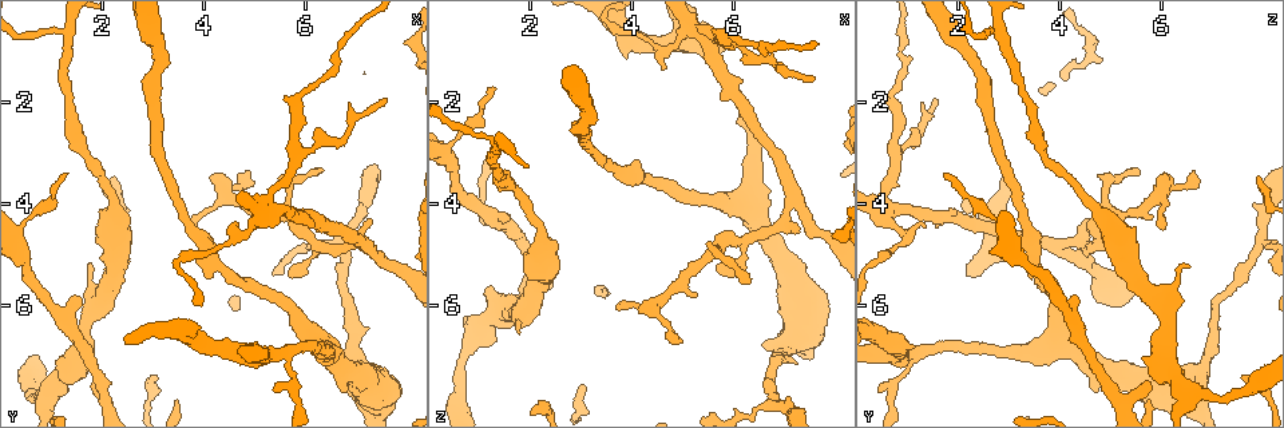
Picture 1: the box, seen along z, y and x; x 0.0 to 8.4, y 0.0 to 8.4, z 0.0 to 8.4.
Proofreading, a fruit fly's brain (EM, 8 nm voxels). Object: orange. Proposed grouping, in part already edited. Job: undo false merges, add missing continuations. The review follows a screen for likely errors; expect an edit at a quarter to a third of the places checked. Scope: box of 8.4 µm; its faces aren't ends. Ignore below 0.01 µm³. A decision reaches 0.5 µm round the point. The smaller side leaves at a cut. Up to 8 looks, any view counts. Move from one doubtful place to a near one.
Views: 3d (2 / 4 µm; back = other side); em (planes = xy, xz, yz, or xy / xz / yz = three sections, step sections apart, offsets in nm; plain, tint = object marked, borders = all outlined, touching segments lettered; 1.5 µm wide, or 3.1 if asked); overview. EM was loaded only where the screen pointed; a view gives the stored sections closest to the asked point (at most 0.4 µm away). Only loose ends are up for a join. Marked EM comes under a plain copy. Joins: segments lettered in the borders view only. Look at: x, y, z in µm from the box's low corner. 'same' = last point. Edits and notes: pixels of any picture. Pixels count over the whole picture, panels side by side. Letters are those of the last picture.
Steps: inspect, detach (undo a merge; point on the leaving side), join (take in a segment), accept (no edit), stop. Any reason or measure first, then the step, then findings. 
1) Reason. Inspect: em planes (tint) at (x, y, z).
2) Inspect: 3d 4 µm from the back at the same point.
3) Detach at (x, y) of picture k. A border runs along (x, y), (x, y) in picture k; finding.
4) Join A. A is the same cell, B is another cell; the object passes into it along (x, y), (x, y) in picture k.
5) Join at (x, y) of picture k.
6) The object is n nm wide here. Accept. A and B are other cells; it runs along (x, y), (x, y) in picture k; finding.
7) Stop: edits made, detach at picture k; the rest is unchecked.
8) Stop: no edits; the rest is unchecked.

Sharp bend. Inspect: em xz step 8 (tint) at (5.30, 4.15, 0.65).

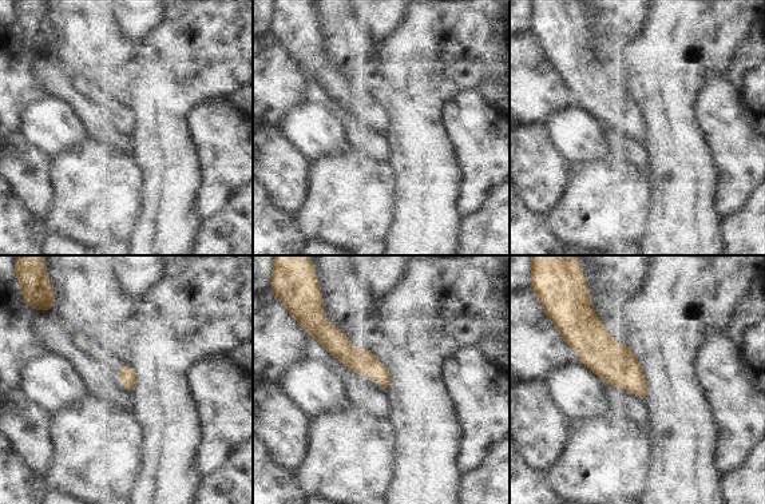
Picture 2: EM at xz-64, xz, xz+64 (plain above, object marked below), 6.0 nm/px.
Inspect: em planes (tint) at the same point.

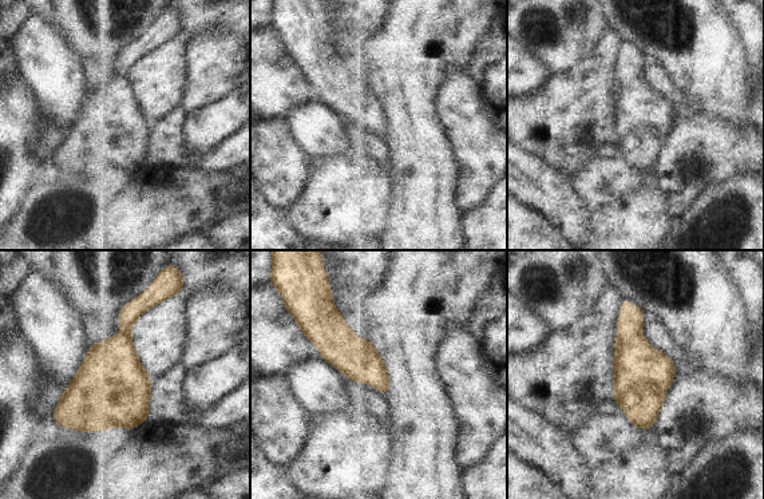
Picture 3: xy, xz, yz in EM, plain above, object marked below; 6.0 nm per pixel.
See the neighbours. Inspect: em planes (borders) at the same point.

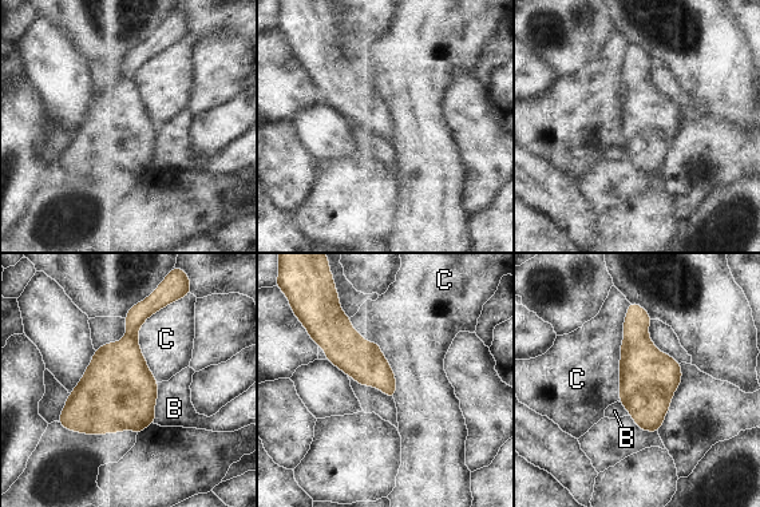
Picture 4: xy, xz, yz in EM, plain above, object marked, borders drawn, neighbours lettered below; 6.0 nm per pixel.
Accept. B and C are other cells; all the same neuron.

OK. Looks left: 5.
An open end. Inspect: 3d 2 µm at (5.70, 5.40, 5.20).

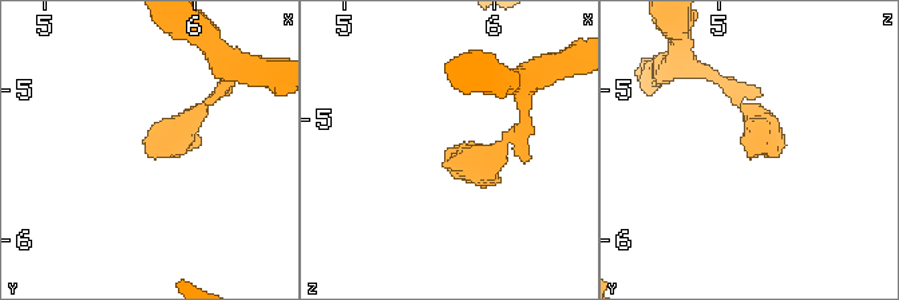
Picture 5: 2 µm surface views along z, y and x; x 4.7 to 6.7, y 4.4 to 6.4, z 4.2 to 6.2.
Inspect: em planes (borders) at (5.70, 5.44, 5.20).

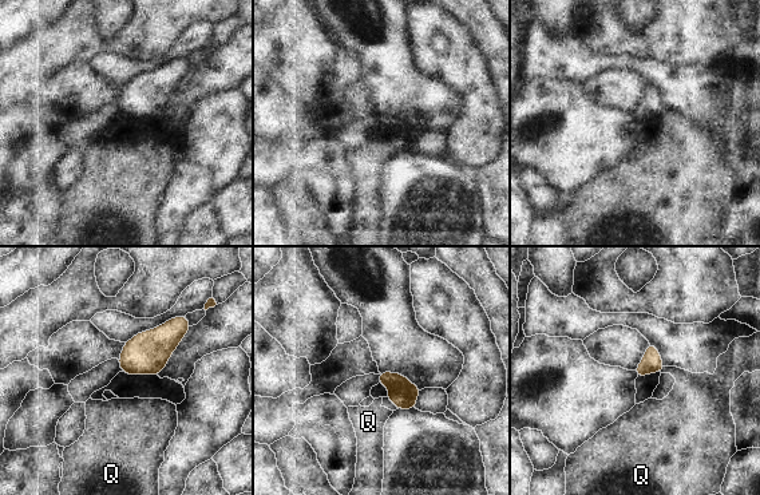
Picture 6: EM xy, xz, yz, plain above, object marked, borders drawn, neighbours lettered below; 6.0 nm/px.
Accept. Q is another cell; a border runs along (665, 367), (660, 372) in picture 6; none of them fits.

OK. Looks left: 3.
Inspect: em planes (borders) at (5.05, 3.55, 6.75).

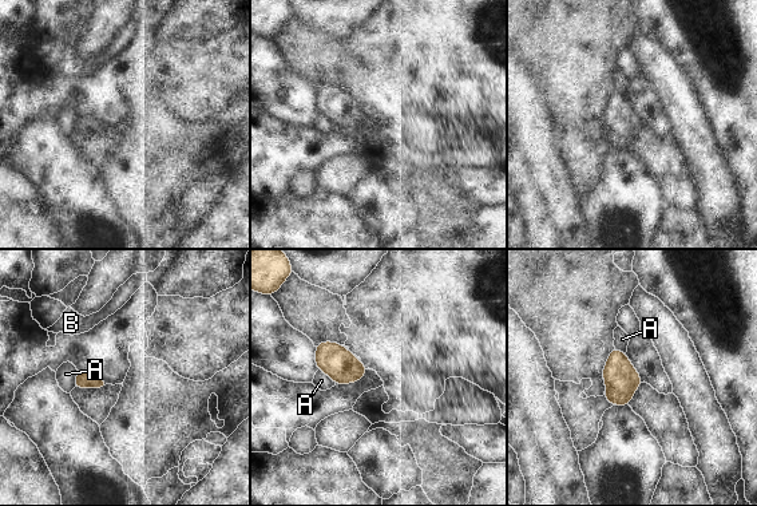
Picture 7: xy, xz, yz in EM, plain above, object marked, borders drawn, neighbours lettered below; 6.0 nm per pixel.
Accept. A and B are other cells; a border runs along (318, 368), (335, 384) in picture 7; none of them fits.

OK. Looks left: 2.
Stop: no edits; the rest is unchecked.

